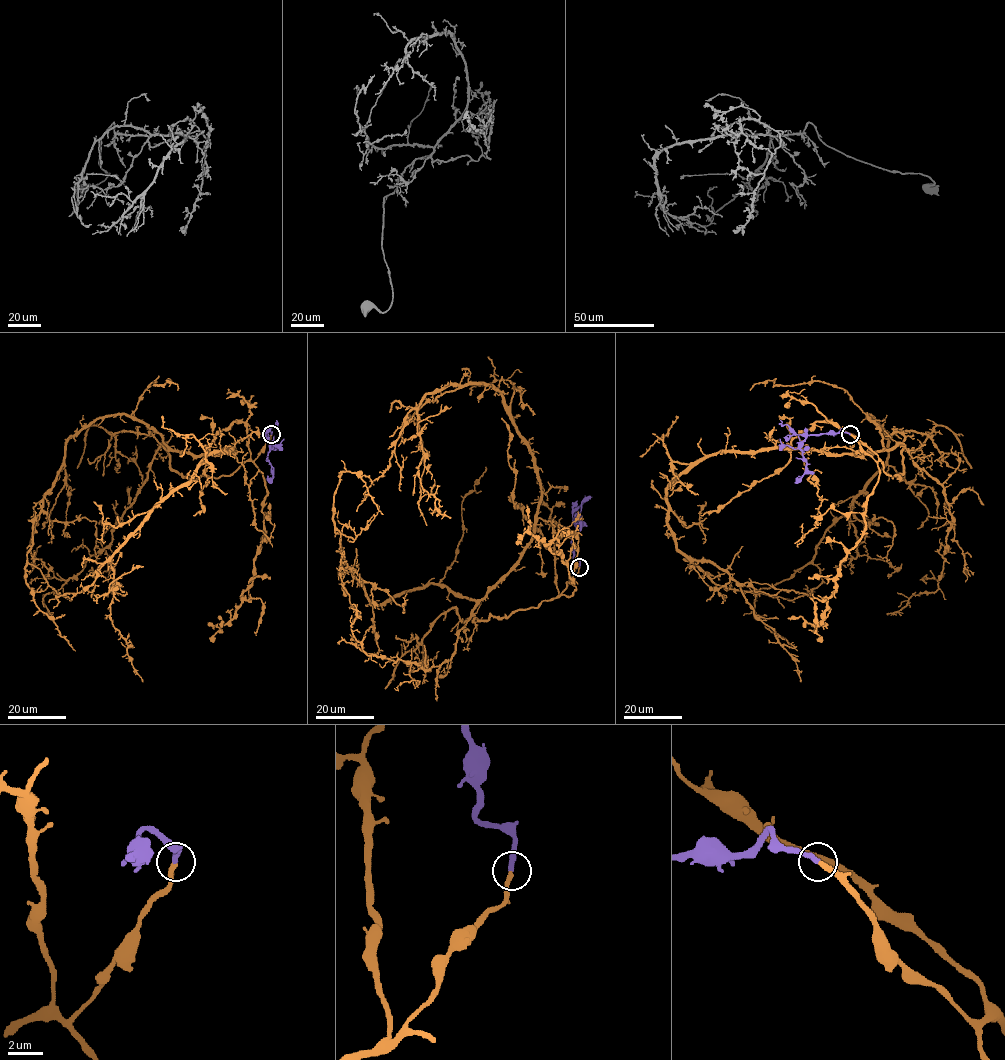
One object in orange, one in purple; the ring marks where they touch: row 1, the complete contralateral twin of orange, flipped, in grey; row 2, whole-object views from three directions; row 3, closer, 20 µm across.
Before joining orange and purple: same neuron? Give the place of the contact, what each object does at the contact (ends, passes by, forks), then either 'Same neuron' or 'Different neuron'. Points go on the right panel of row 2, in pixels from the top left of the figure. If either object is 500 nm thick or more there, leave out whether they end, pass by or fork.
Place: (850, 434). At the ring orange ends. At the ring purple ends. Same neuron

